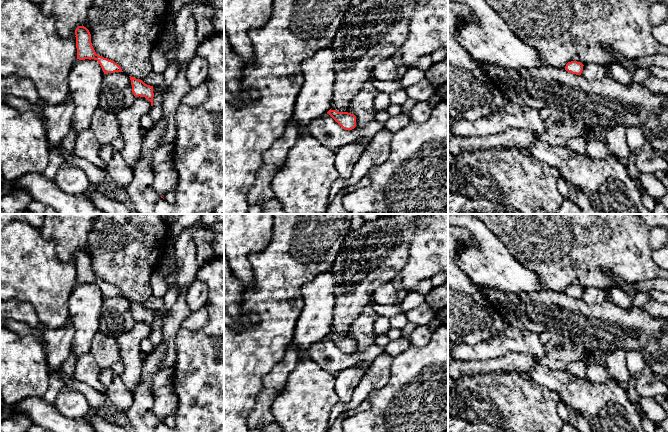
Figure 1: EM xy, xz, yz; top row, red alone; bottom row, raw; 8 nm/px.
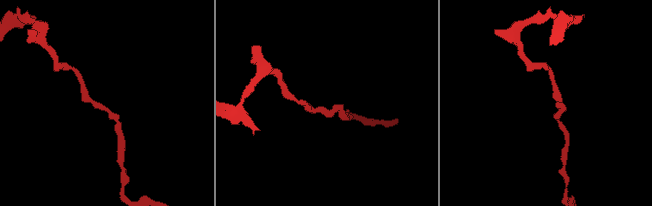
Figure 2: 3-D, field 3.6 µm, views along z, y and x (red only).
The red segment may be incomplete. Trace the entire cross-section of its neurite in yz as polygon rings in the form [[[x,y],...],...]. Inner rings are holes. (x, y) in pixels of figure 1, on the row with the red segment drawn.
[[[577,61],[568,62],[565,66],[565,70],[576,75],[581,75],[583,71],[583,64]]]

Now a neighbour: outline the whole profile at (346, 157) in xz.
[[[362,137],[359,142],[349,143],[336,150],[334,164],[341,178],[346,179],[351,176],[356,162],[370,141],[371,138]]]

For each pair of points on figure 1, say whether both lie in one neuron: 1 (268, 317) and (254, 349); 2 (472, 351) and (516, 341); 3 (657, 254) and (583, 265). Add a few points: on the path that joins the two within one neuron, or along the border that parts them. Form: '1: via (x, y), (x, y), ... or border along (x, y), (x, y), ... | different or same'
1: via (268, 325), (268, 335), (262, 341) | same
2: via (483, 350), (491, 349), (505, 342) | same
3: border along (650, 250), (650, 256), (657, 265) | different

